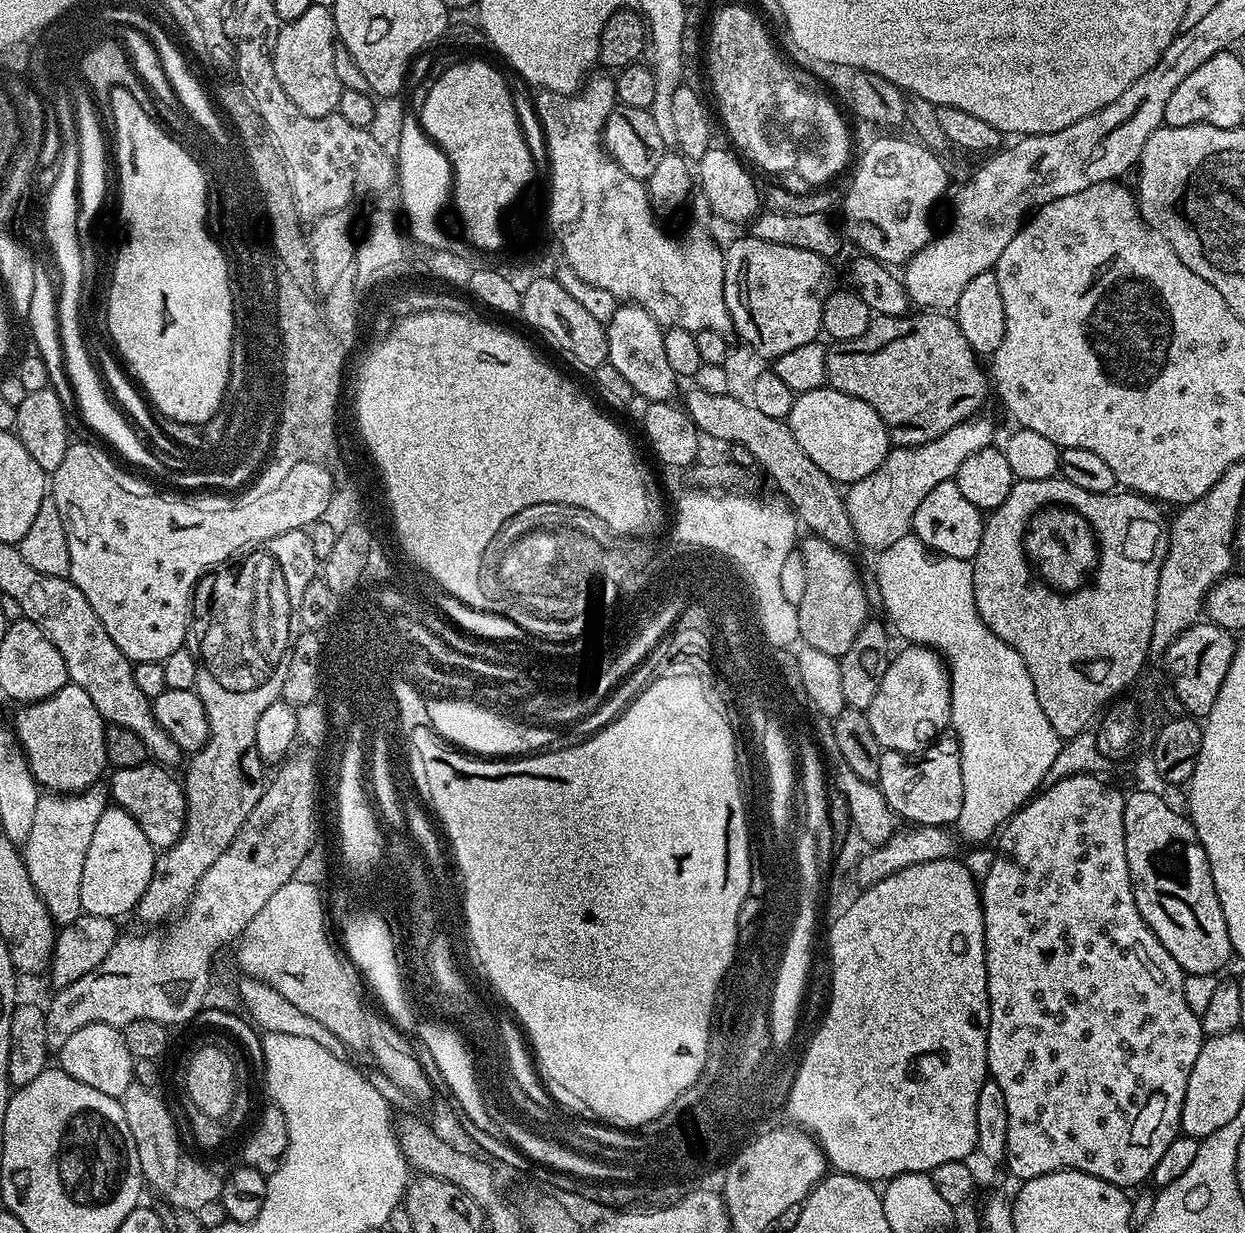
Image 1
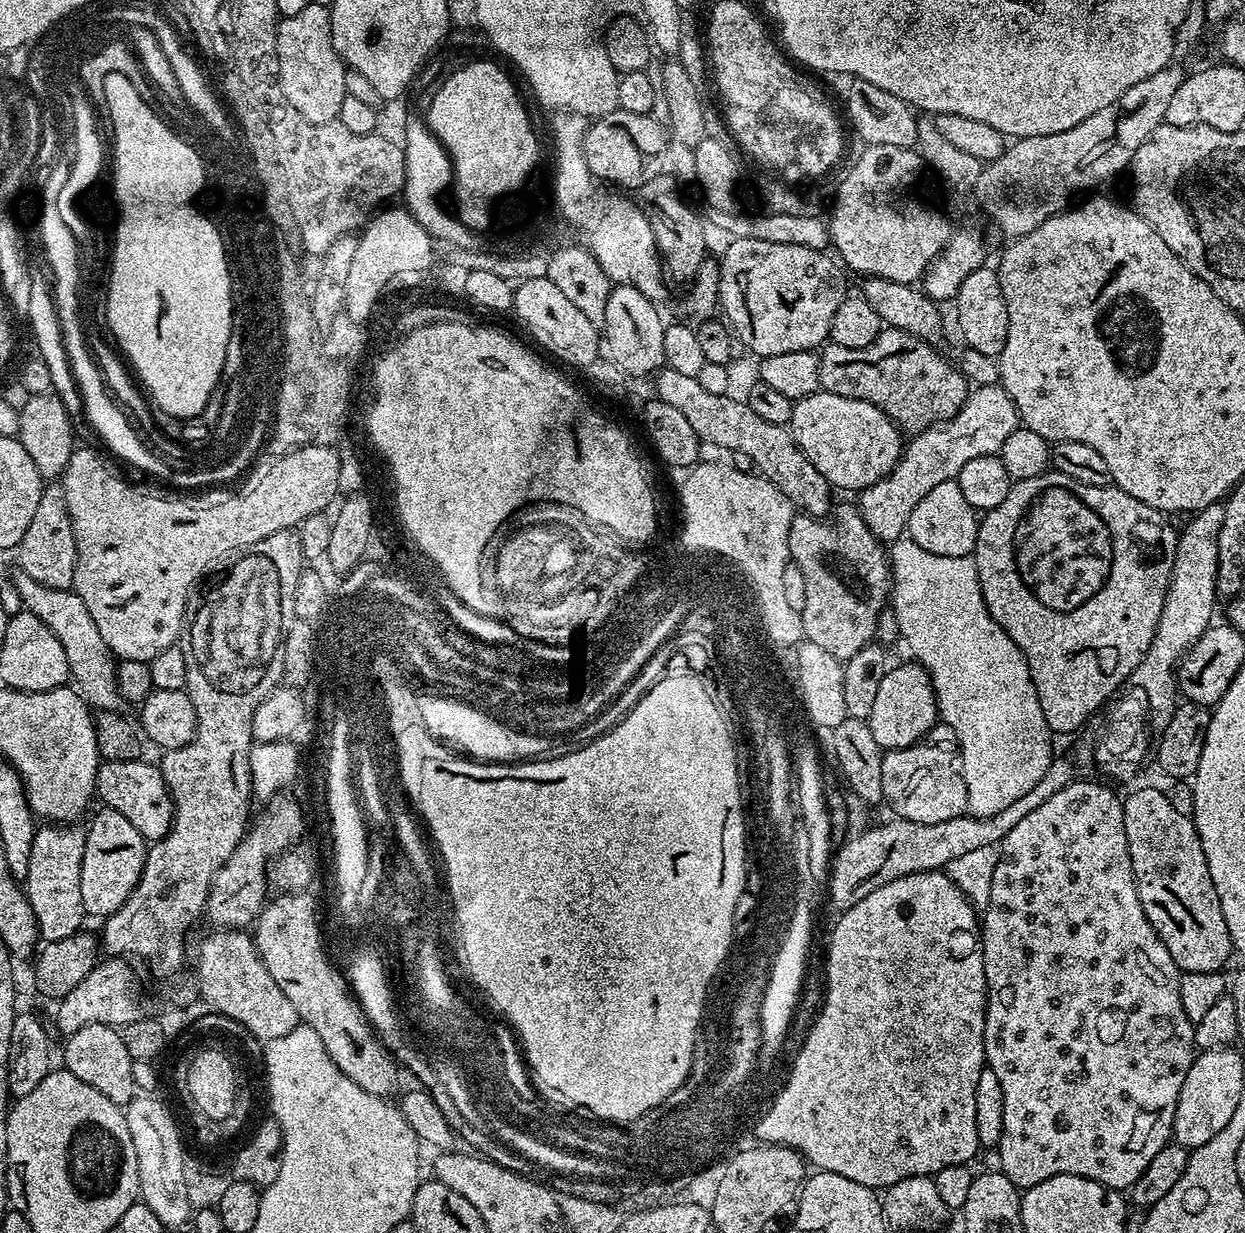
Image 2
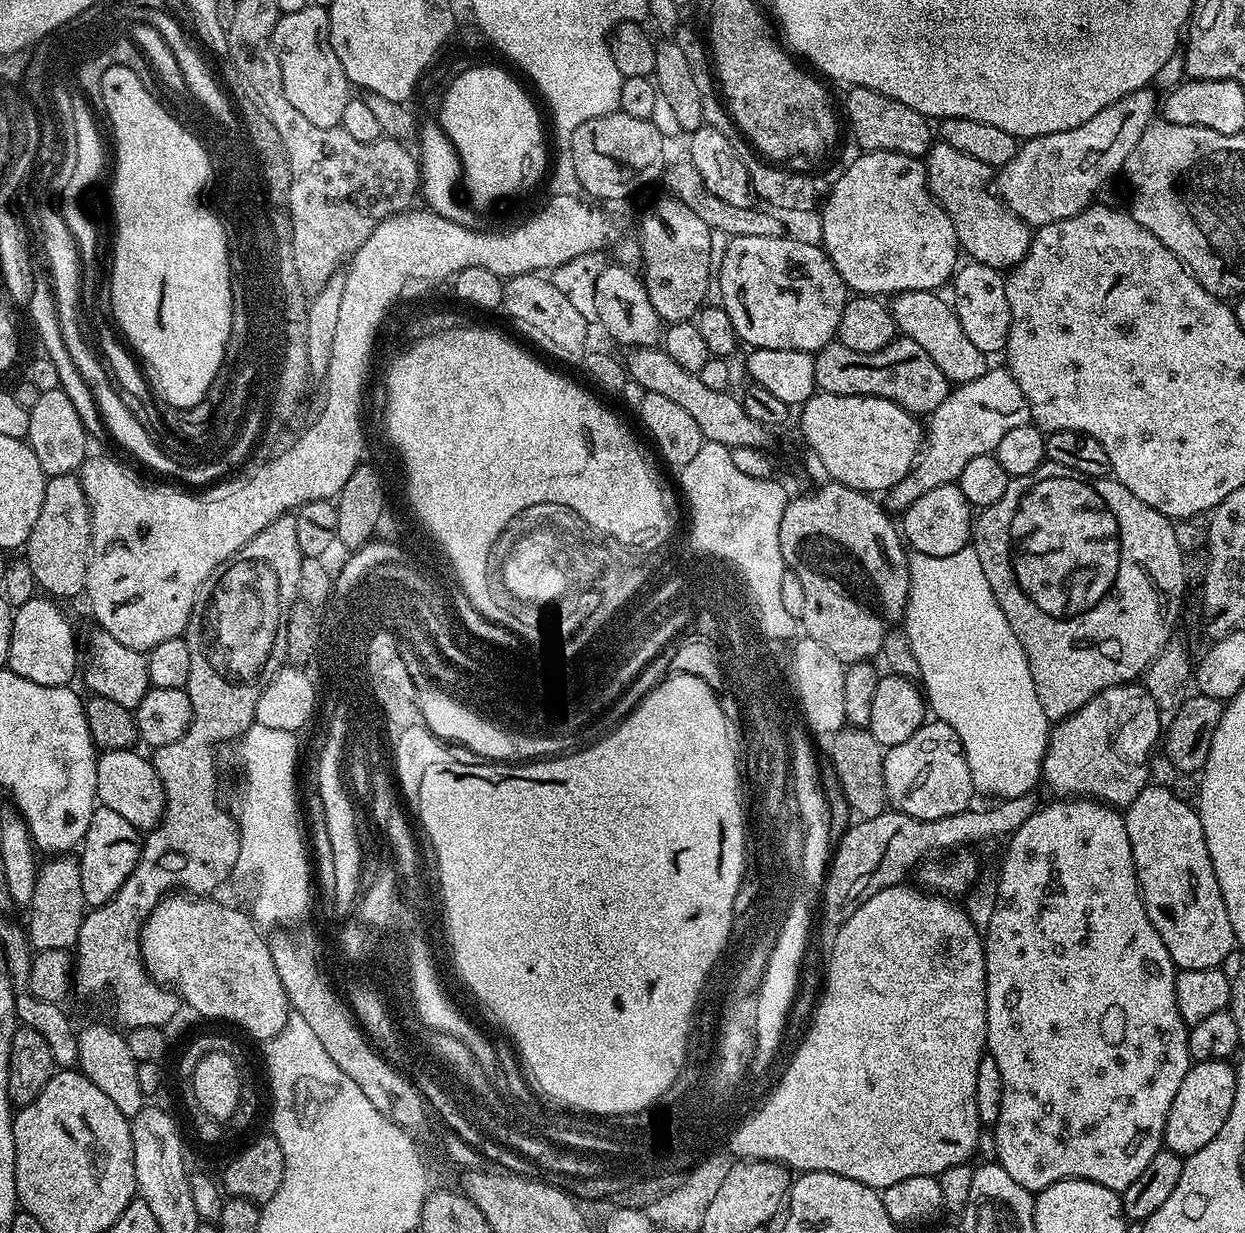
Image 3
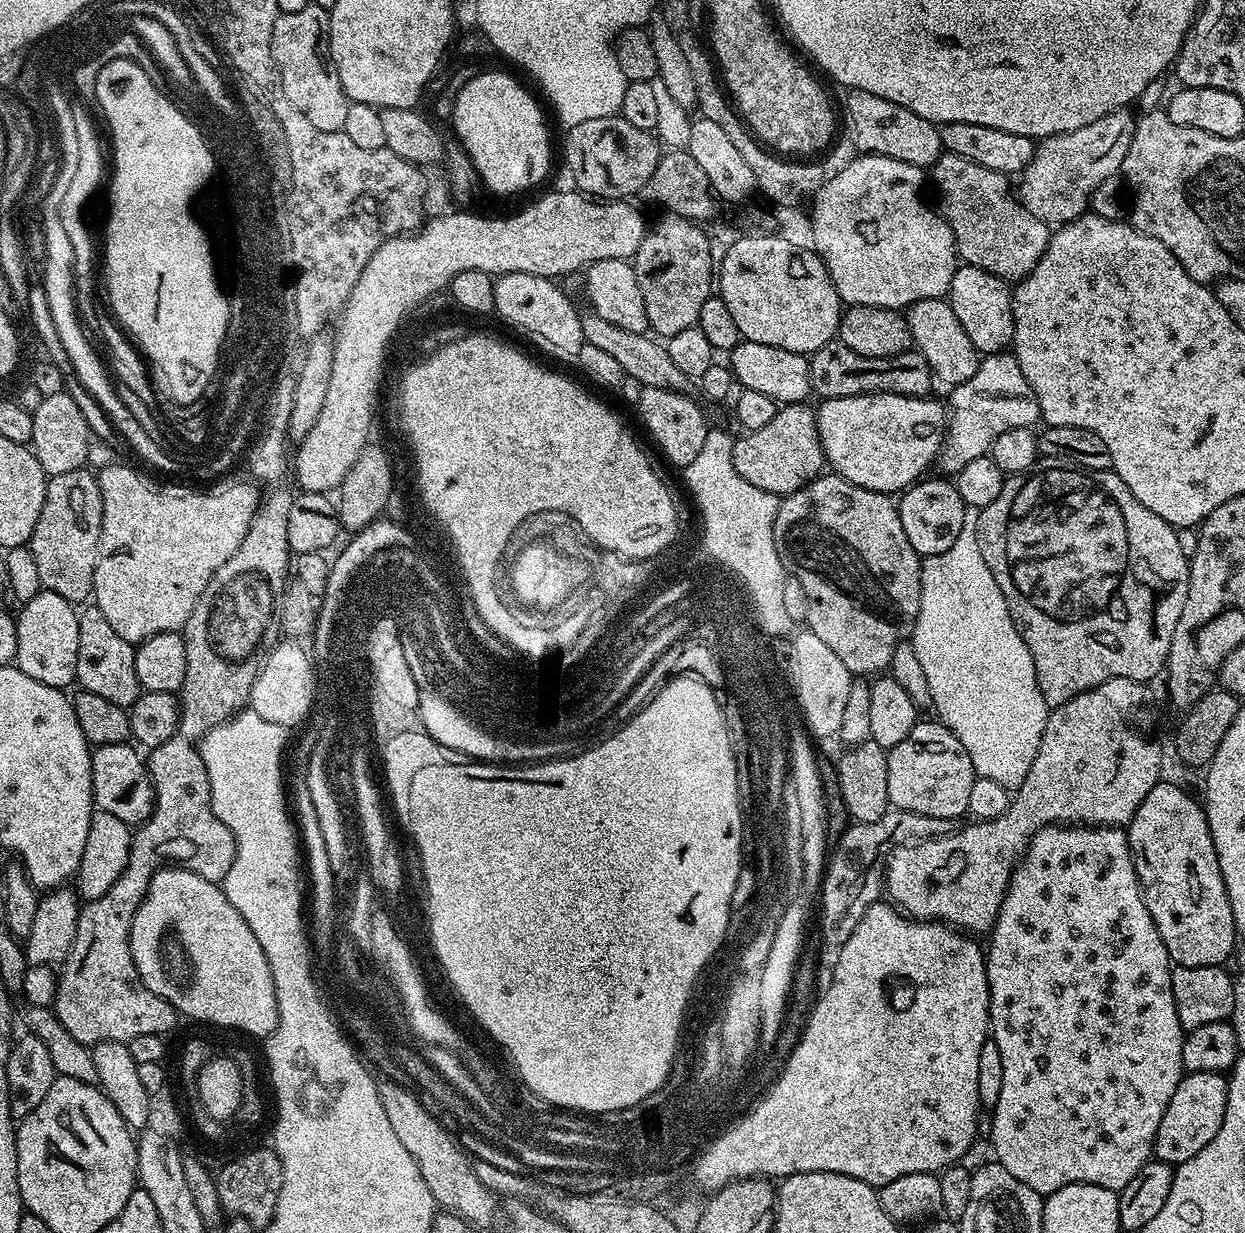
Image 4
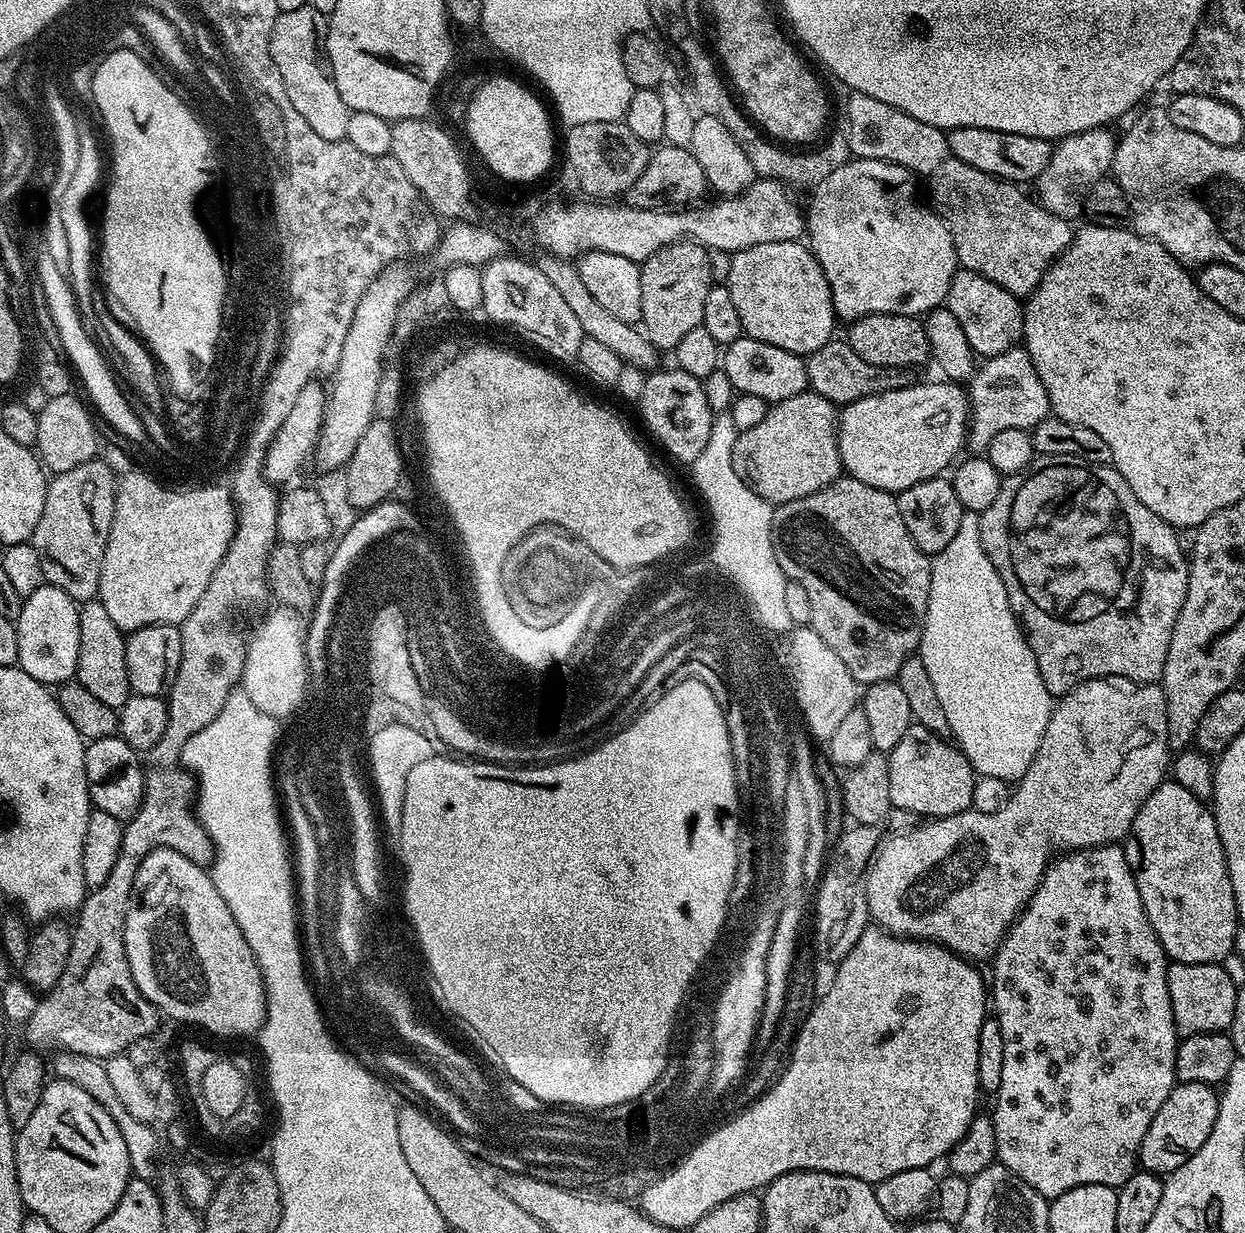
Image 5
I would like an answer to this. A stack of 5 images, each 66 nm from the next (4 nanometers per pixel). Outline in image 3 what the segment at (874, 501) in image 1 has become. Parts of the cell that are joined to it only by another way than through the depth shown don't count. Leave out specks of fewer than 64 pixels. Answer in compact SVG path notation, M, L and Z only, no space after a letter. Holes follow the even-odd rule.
M989 367L988 372L980 378L953 387L942 406L935 408L927 417L926 435L920 455L906 478L888 489L887 507L892 510L909 508L918 498L922 498L922 494L934 490L934 486L959 481L966 462L995 453L998 442L1002 442L1002 437L1009 430L1031 420L1032 411L1028 409L1026 394L1022 394L1022 386L1018 386L1007 367Z

